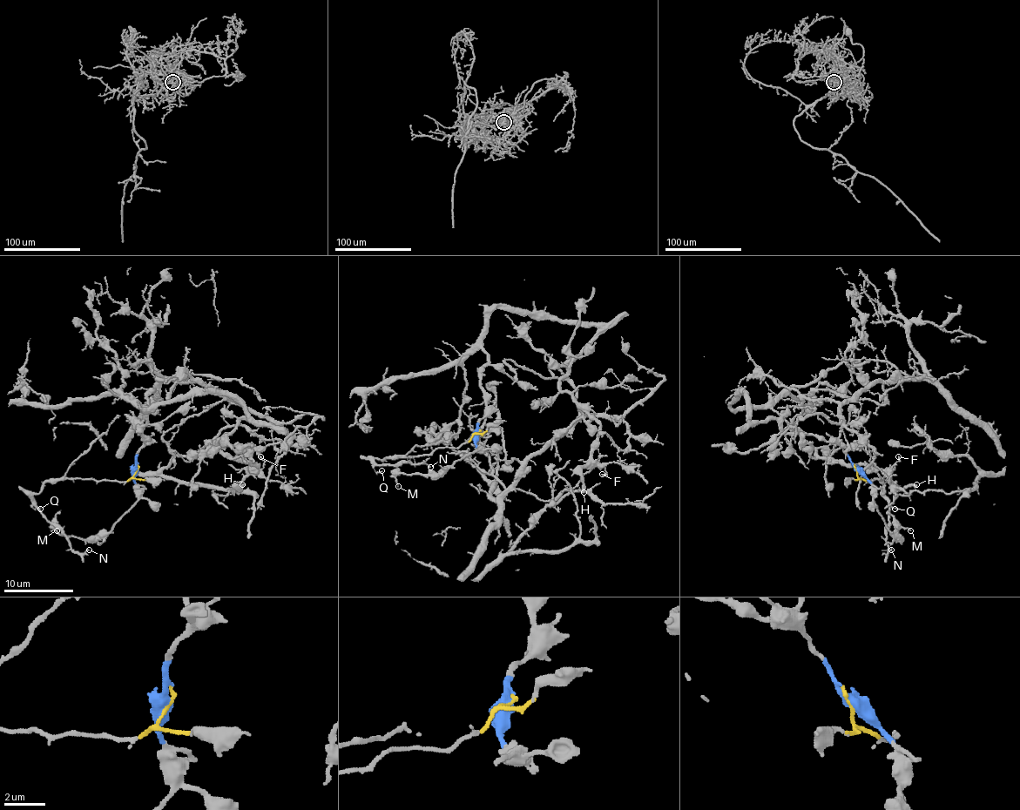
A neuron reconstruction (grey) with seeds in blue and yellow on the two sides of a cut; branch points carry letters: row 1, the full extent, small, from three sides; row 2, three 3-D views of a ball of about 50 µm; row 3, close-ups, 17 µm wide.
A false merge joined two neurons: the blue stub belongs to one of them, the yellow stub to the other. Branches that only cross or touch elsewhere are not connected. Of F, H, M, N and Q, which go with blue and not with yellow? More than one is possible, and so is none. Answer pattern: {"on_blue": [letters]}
{"on_blue": ["F", "H", "M"]}

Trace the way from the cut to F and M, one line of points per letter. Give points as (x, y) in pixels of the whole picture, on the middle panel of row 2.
F: (477, 433), (484, 317), (495, 307), (591, 322), (596, 336), (559, 389), (599, 426), (592, 459), (601, 475)
M: (477, 433), (476, 443), (479, 448), (467, 454), (449, 468), (428, 475), (399, 473), (395, 476), (397, 487)

